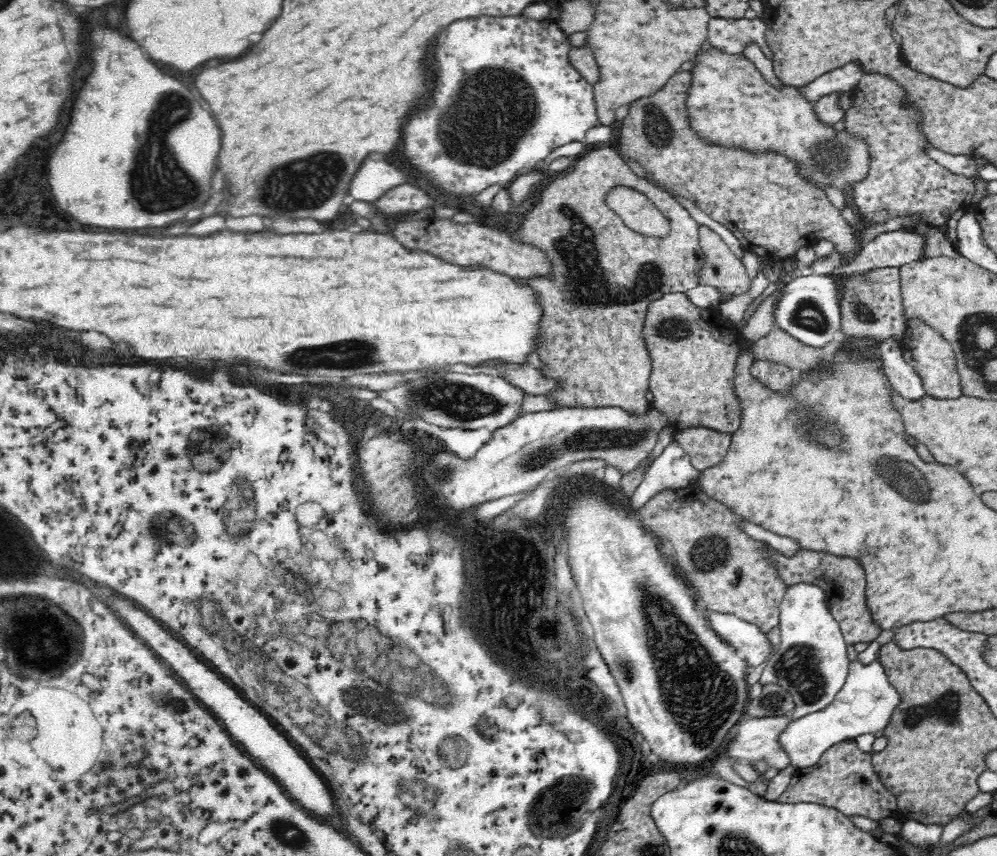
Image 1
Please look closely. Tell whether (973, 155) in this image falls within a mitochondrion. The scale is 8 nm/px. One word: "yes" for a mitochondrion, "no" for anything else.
no

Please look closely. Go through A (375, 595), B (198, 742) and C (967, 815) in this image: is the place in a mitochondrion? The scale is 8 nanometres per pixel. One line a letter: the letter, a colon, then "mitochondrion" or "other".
A: other
B: other
C: other

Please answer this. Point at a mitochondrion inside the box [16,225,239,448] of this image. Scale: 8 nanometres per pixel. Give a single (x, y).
(68, 354)

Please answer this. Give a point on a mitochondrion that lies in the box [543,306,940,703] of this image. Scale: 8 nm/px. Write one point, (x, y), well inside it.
(811, 423)

